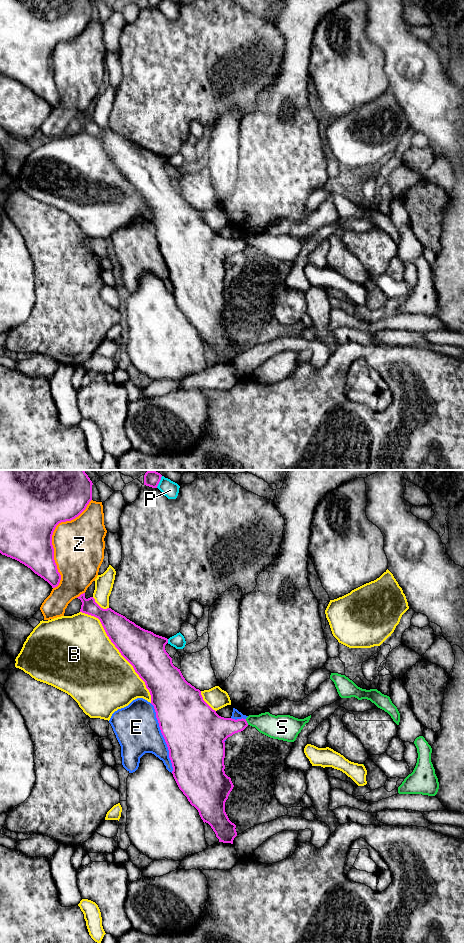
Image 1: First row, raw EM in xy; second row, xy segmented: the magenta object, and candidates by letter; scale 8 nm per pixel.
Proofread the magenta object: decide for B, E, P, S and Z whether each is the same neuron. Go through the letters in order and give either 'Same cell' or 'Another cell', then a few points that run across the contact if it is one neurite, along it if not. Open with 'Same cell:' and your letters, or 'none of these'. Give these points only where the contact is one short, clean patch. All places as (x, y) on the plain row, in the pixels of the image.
Same cell: none of these
B: Another cell
E: Another cell
P: Another cell
S: Another cell. Line: xy (245, 239), (248, 244)
Z: Another cell

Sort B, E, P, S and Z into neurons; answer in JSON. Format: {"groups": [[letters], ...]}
{"groups": [["B"], ["E"], ["P"], ["S"], ["Z"]]}

